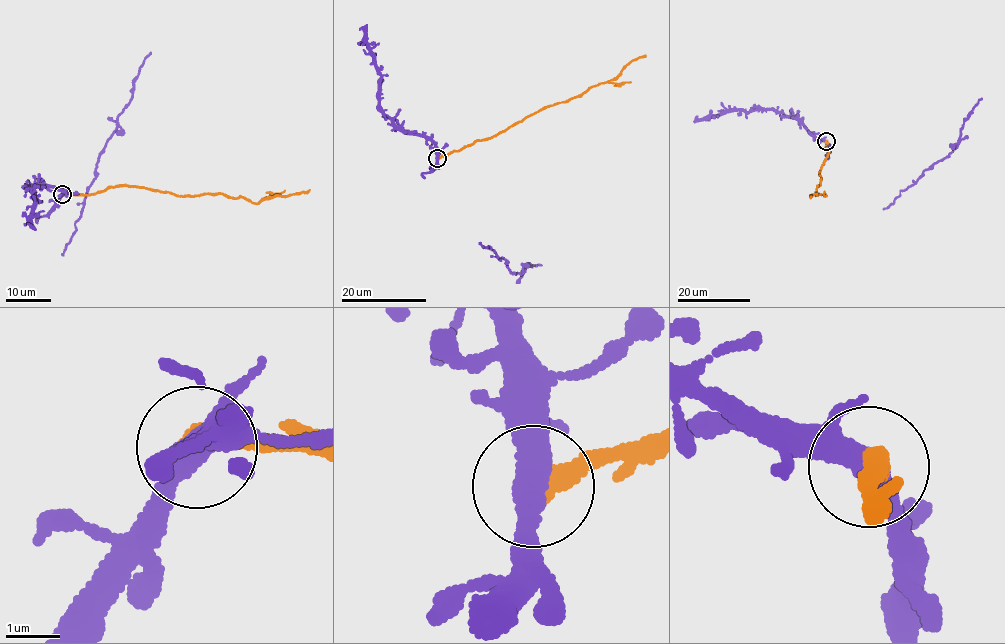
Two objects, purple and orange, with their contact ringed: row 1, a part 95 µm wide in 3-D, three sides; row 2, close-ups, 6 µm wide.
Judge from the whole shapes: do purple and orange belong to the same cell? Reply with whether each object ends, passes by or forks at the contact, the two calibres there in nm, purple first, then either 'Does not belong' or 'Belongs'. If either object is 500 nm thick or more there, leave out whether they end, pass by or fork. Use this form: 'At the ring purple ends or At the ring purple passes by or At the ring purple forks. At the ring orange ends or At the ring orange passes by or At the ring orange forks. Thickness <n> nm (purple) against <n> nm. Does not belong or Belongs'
At the ring purple passes by. At the ring orange ends. Thickness 440 nm (purple) against 400 nm. Does not belong

